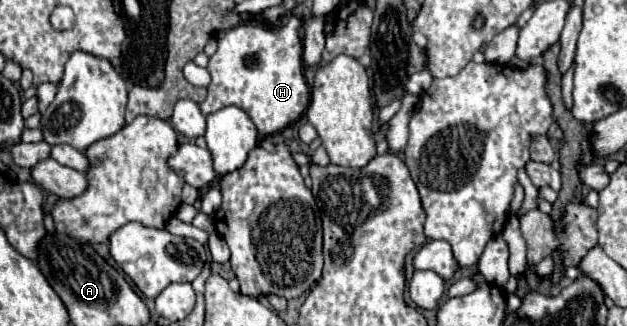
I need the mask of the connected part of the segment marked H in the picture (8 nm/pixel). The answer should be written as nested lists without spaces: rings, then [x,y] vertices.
[[[290,16],[282,26],[258,22],[226,30],[218,40],[218,50],[208,60],[212,82],[208,98],[200,104],[202,114],[208,116],[226,106],[238,106],[250,116],[262,136],[276,134],[294,124],[310,102],[310,88],[302,66],[302,32],[298,32],[298,26],[300,20]]]

